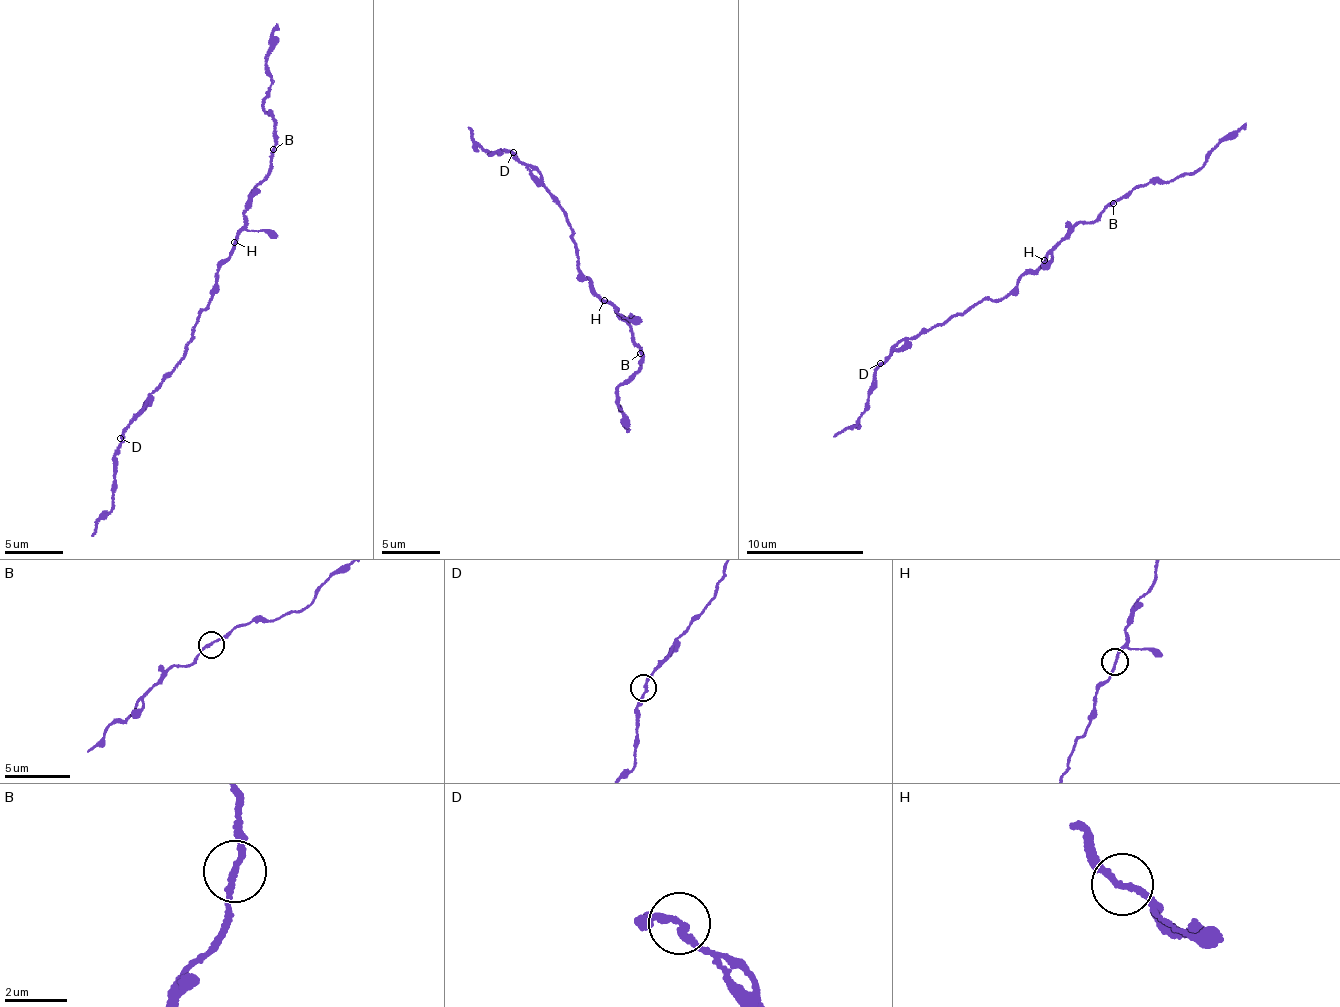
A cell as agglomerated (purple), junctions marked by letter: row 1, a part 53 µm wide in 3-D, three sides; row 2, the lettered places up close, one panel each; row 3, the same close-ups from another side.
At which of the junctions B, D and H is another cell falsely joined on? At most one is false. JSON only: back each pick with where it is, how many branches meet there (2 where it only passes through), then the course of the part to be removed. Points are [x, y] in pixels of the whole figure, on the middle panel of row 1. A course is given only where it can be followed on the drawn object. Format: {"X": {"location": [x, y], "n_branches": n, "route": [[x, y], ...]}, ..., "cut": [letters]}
{"B": {"location": [640, 353], "n_branches": 2, "route": [[641, 354], [637, 370], [619, 386], [617, 404], [630, 429]]}, "cut": ["B"]}

